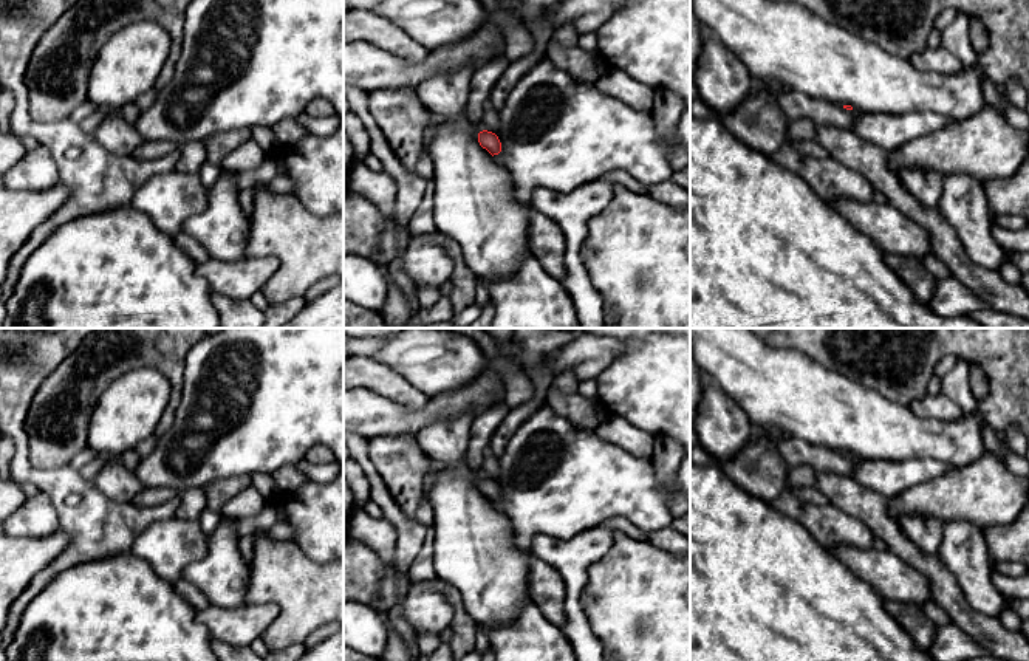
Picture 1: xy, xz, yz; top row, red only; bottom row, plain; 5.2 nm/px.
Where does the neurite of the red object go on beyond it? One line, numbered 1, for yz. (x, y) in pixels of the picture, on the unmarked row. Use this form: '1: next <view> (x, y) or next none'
1: next none

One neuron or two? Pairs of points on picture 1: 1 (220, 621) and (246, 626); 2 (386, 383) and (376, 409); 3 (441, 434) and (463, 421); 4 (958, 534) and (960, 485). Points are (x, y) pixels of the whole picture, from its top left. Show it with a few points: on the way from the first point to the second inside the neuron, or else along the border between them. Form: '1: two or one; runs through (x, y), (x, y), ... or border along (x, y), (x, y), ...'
1: one; runs through (226, 624), (240, 626)
2: two; border along (359, 386), (415, 409)
3: one; runs through (446, 434), (451, 434), (458, 426)
4: two; border along (943, 520), (967, 520), (983, 531)

